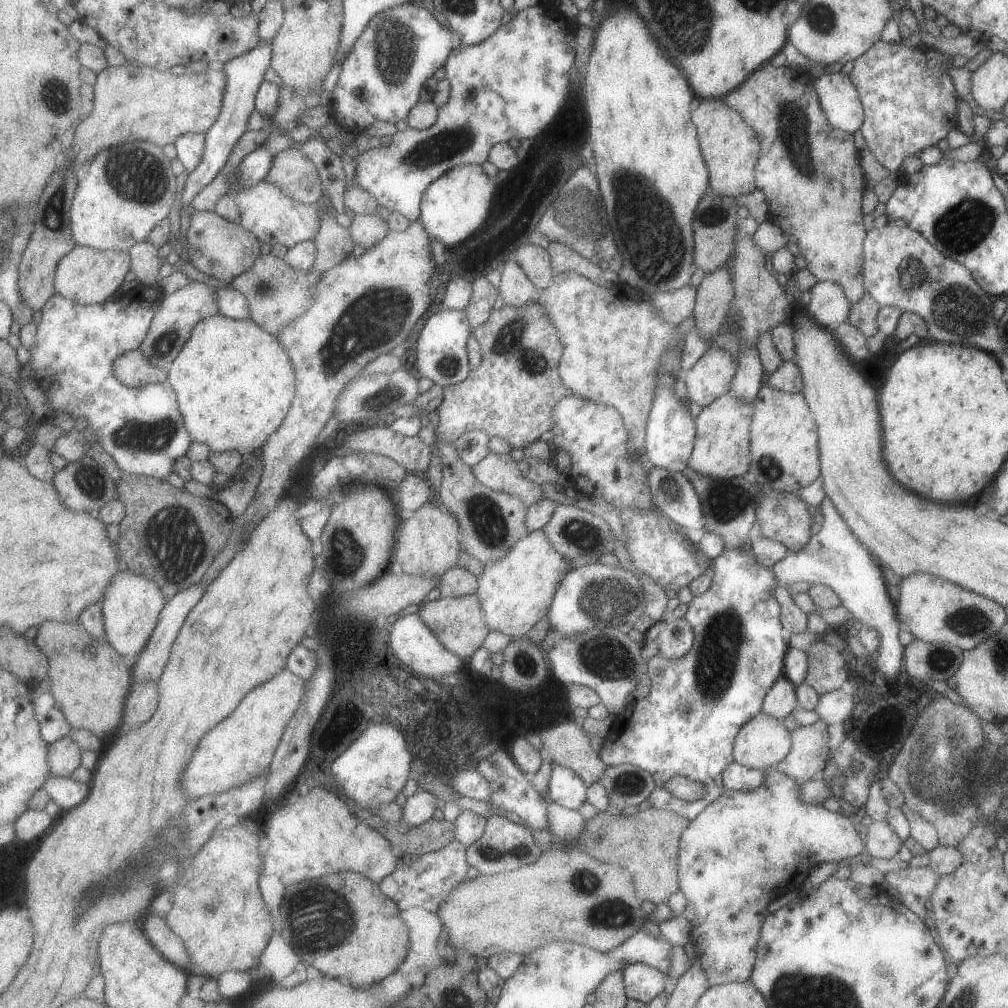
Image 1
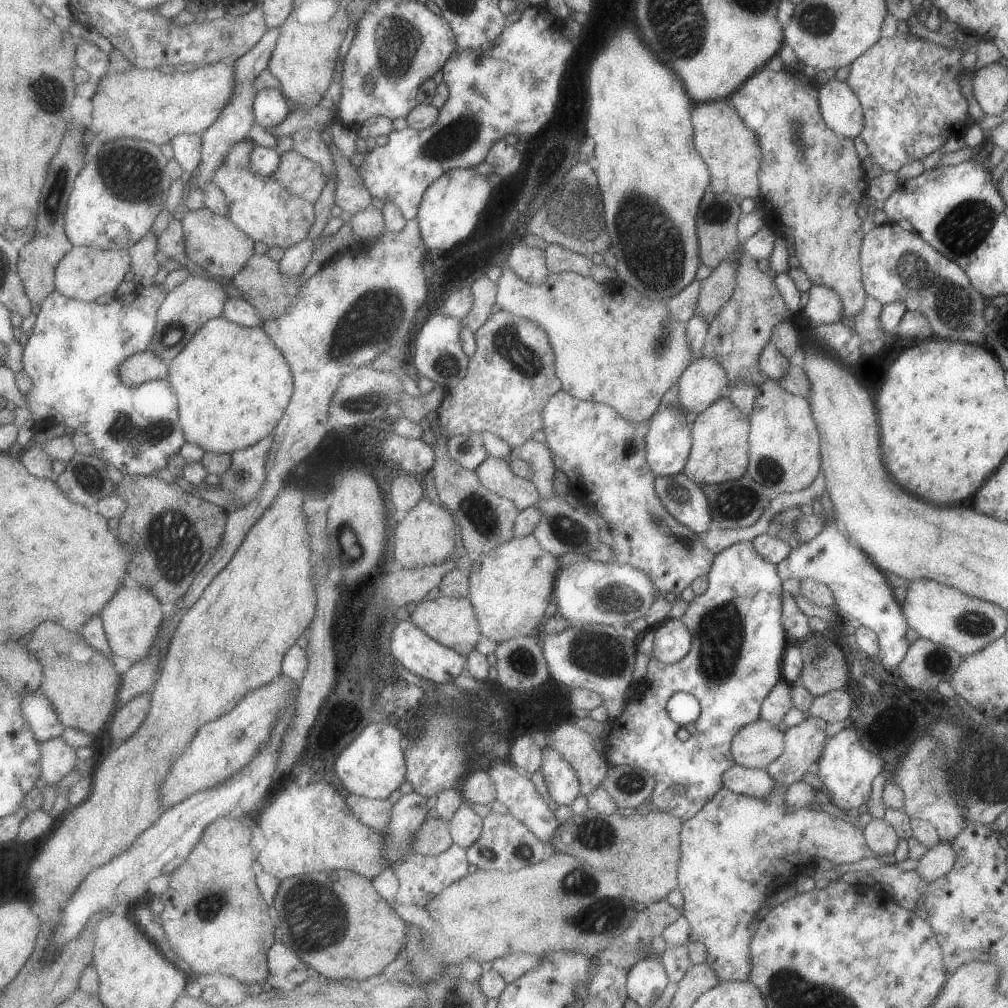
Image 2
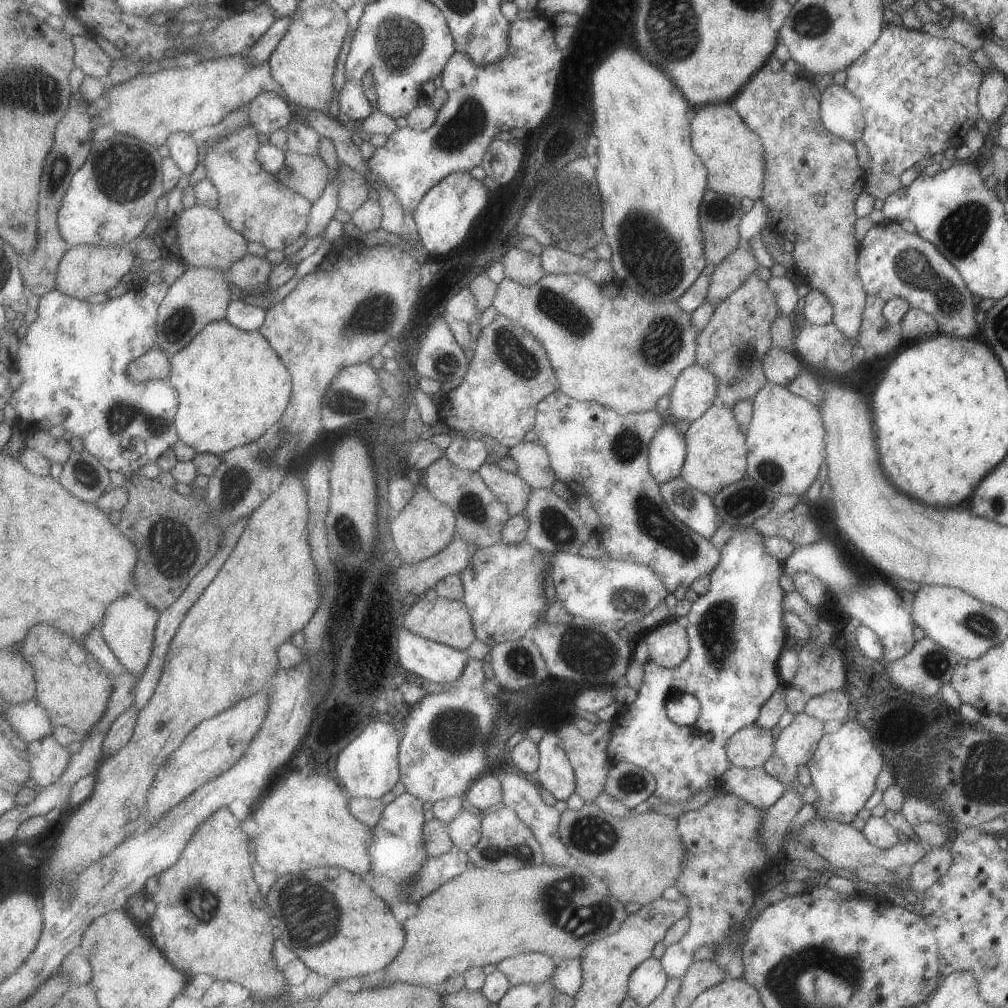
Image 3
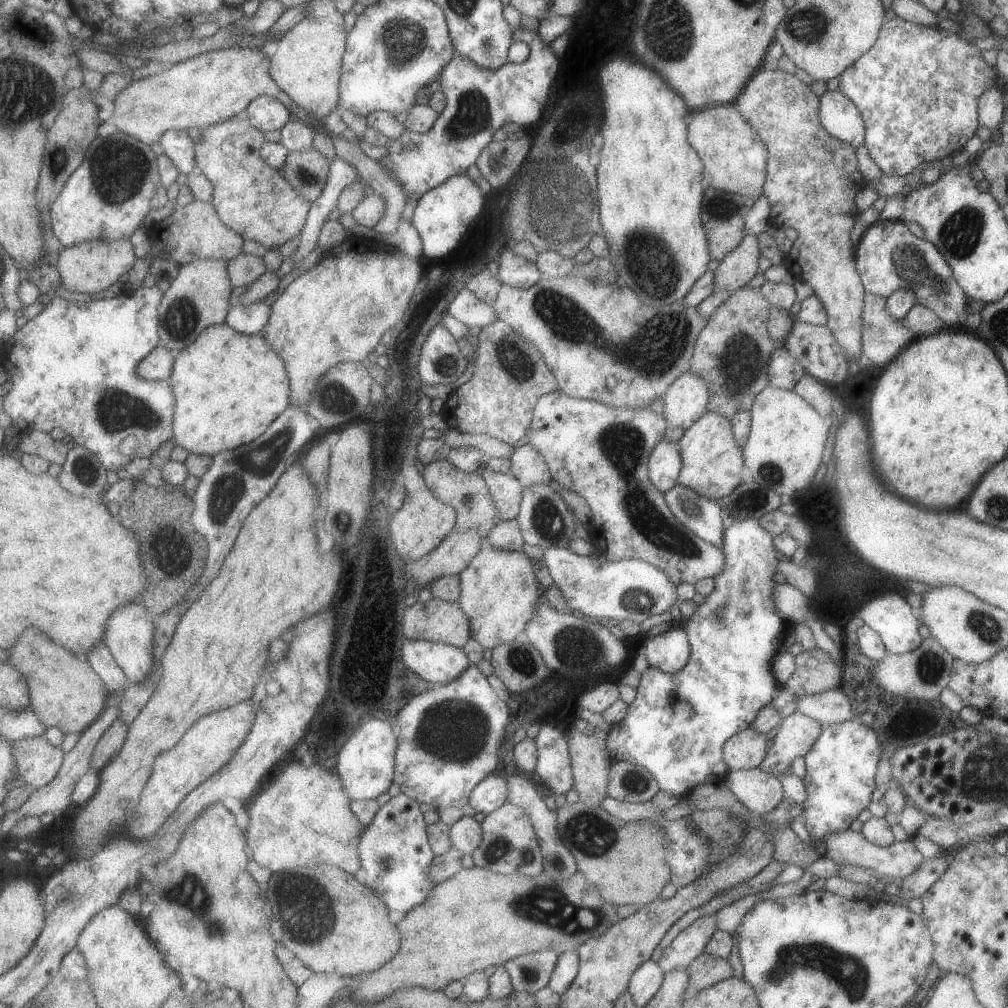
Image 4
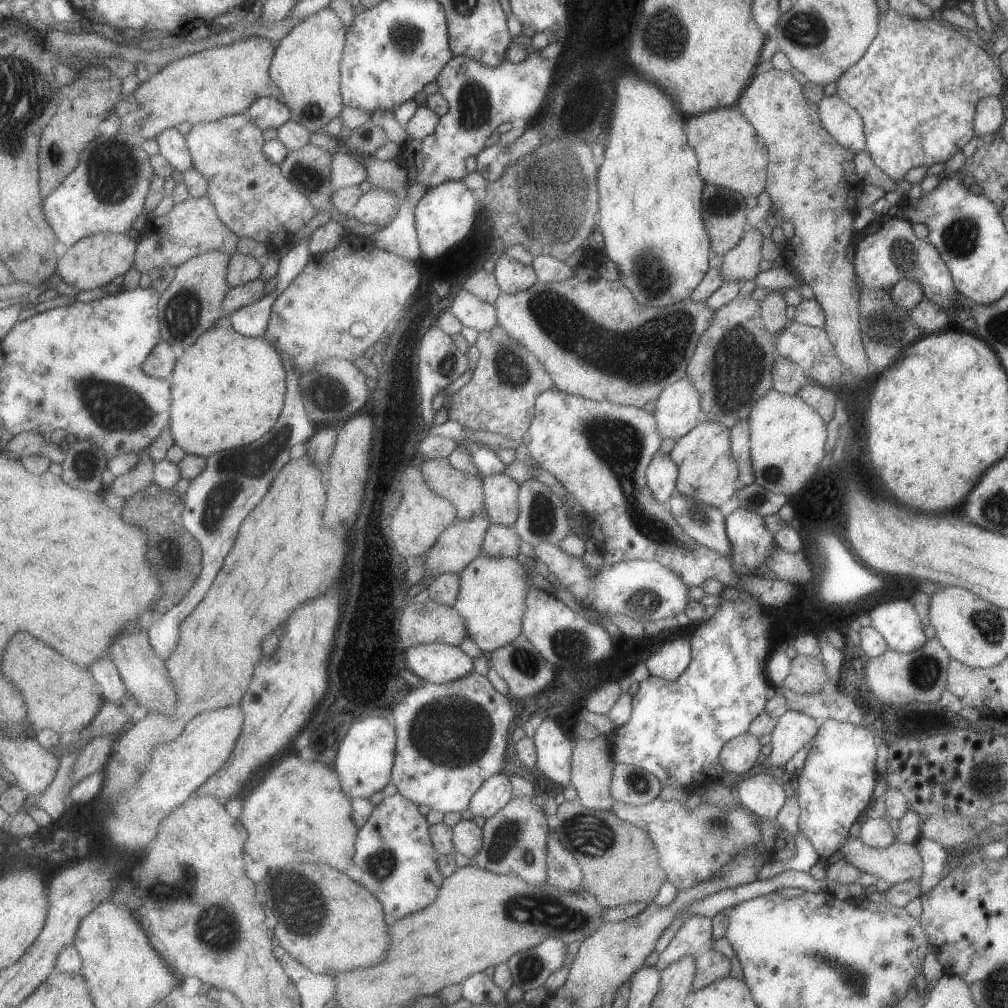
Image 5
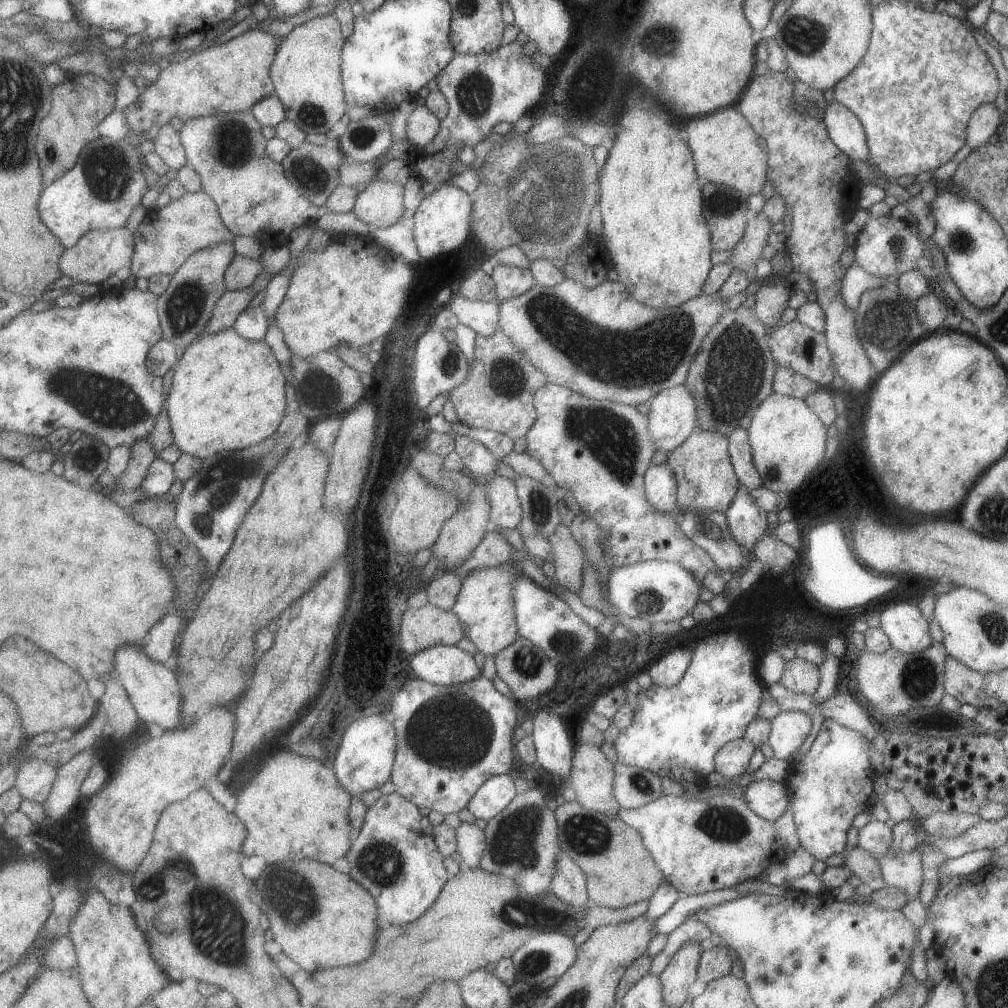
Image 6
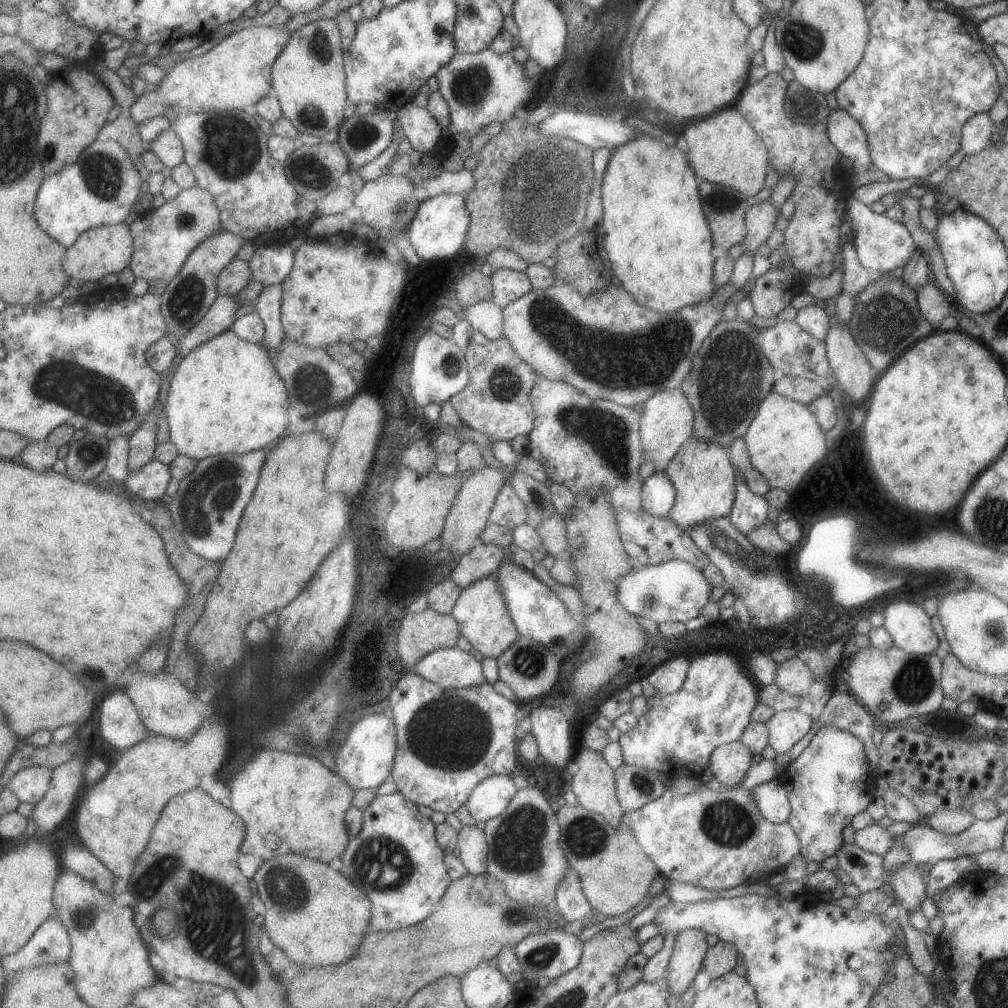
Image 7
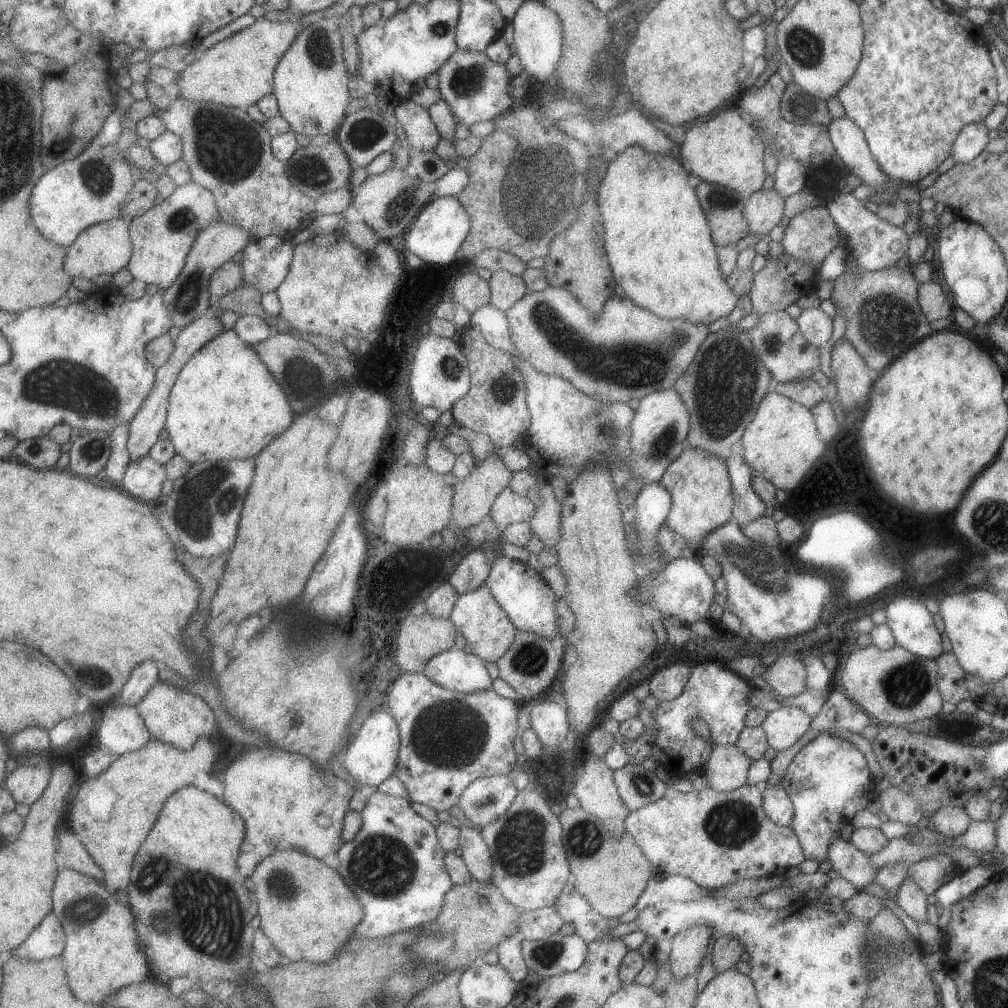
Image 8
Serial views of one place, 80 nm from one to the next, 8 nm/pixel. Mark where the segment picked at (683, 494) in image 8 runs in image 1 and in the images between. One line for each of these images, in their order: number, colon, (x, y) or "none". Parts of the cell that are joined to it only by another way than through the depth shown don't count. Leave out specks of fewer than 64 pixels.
1: (721, 446)
2: (718, 453)
3: (716, 449)
4: (712, 461)
5: (707, 472)
6: (705, 480)
7: (702, 475)

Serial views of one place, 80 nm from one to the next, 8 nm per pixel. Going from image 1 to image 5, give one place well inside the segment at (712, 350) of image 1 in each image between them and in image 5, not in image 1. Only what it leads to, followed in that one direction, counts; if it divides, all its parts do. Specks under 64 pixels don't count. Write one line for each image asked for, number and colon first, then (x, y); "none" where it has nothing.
2: (703, 382)
3: (692, 394)
4: (685, 400)
5: (677, 409)

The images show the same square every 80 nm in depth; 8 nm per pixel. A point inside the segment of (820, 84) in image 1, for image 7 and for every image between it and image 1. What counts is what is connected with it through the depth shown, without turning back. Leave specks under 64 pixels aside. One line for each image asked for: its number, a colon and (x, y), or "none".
2: (840, 110)
3: (840, 113)
4: (837, 114)
5: (842, 122)
6: (842, 126)
7: (845, 133)

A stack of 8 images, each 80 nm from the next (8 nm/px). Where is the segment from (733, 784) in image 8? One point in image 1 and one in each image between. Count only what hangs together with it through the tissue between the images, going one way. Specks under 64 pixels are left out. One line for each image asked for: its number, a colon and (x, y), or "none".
1: (760, 743)
2: (756, 745)
3: (750, 746)
4: (745, 750)
5: (738, 754)
6: (731, 759)
7: (728, 763)

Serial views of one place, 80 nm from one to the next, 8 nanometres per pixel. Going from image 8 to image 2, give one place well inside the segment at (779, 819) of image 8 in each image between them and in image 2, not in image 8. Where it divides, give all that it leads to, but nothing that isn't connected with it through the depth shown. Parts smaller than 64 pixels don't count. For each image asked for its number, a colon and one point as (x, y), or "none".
2: (756, 783)
3: (754, 785)
4: (759, 792)
5: (761, 794)
6: (768, 799)
7: (770, 798)

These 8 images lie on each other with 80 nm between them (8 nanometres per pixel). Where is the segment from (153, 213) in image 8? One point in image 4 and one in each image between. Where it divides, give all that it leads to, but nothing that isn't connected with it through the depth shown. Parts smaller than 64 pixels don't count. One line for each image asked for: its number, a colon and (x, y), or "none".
4: (196, 231)
5: (192, 228)
6: (168, 237)
7: (165, 237)

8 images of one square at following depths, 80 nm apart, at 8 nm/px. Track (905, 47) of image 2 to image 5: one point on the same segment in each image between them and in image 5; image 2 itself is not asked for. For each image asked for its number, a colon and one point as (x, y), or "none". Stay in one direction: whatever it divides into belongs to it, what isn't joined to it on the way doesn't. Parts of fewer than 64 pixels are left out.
3: (918, 93)
4: (917, 89)
5: (916, 87)

